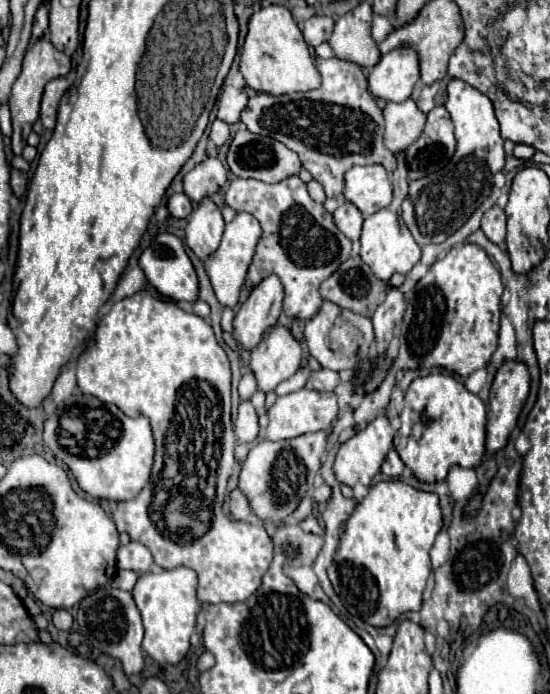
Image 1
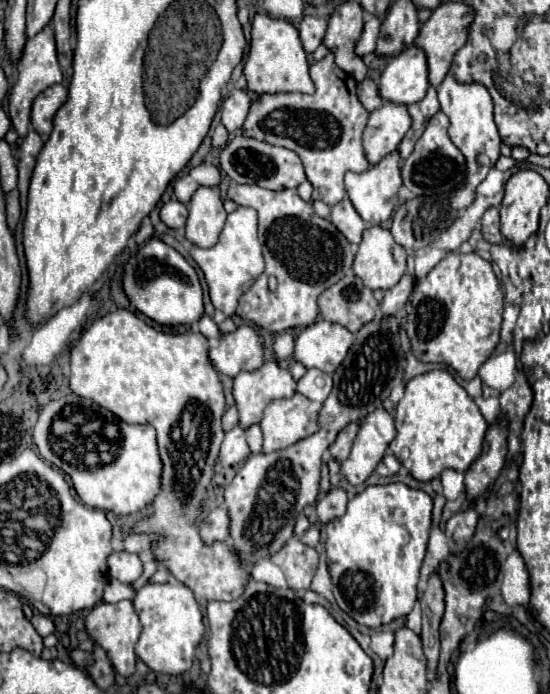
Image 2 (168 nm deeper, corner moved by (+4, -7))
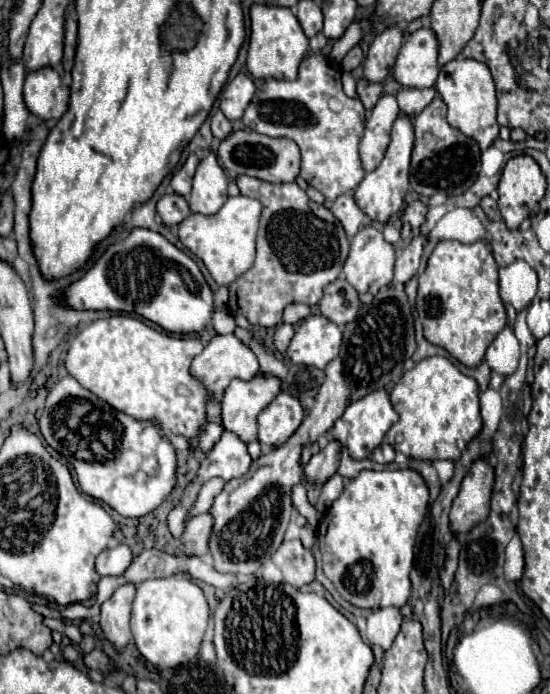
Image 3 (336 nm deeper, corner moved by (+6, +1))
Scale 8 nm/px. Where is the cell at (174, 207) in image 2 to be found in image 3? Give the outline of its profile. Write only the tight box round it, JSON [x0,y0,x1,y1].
[156,194,190,226]

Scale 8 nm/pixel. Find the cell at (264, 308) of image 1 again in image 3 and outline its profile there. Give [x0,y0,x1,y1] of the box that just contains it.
[190,334,258,402]

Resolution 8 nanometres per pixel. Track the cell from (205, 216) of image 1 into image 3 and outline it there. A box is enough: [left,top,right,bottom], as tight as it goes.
[190,150,228,214]

